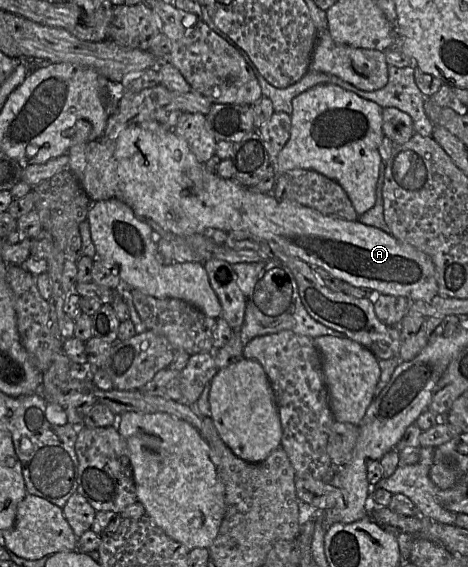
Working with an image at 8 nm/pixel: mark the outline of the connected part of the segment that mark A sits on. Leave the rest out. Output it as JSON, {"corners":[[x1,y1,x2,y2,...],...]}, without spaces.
{"corners":[[86,119,76,121,75,135,66,154,69,157,68,170,75,175,93,202,118,199,130,206,139,217,150,218,178,236,208,233,207,230,246,231,276,243,284,252,312,267,325,269,334,277,374,294,403,296,412,302,430,300,438,294,435,266,427,254,378,228,326,215,292,200,277,199,272,193,261,193,245,187,234,178,221,178,208,171,173,130,157,122,131,124,115,138,92,141,88,139,91,128,91,123]]}

